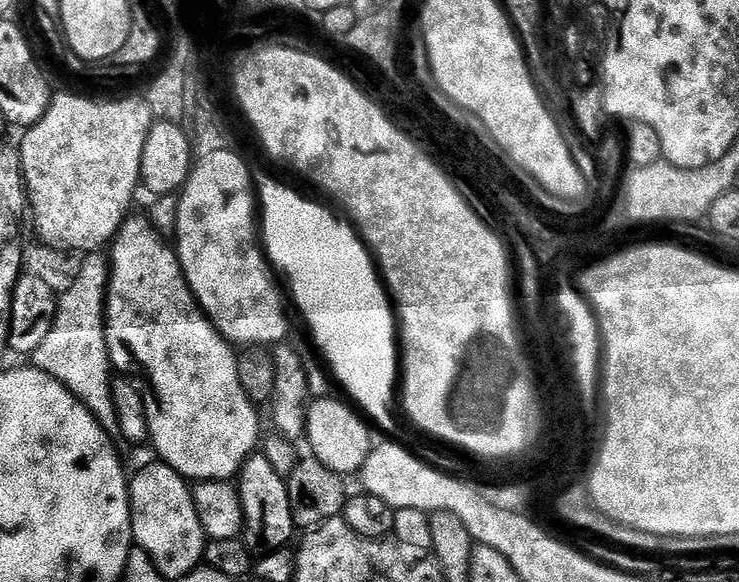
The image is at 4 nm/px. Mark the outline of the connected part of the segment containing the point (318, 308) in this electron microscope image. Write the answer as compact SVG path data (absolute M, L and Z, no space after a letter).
M268 180L261 188L259 185L258 204L262 209L262 244L266 249L267 259L277 269L280 267L284 271L284 276L292 287L292 296L296 299L301 314L308 319L312 336L316 339L317 346L324 351L337 382L353 396L351 399L359 405L369 421L377 420L382 427L390 427L392 395L395 392L397 395L398 392L398 372L390 364L393 354L392 320L388 320L388 308L384 308L390 296L382 283L381 273L374 263L371 251L355 227L347 223L339 224L334 213L299 196L294 189L287 188L284 184Z

